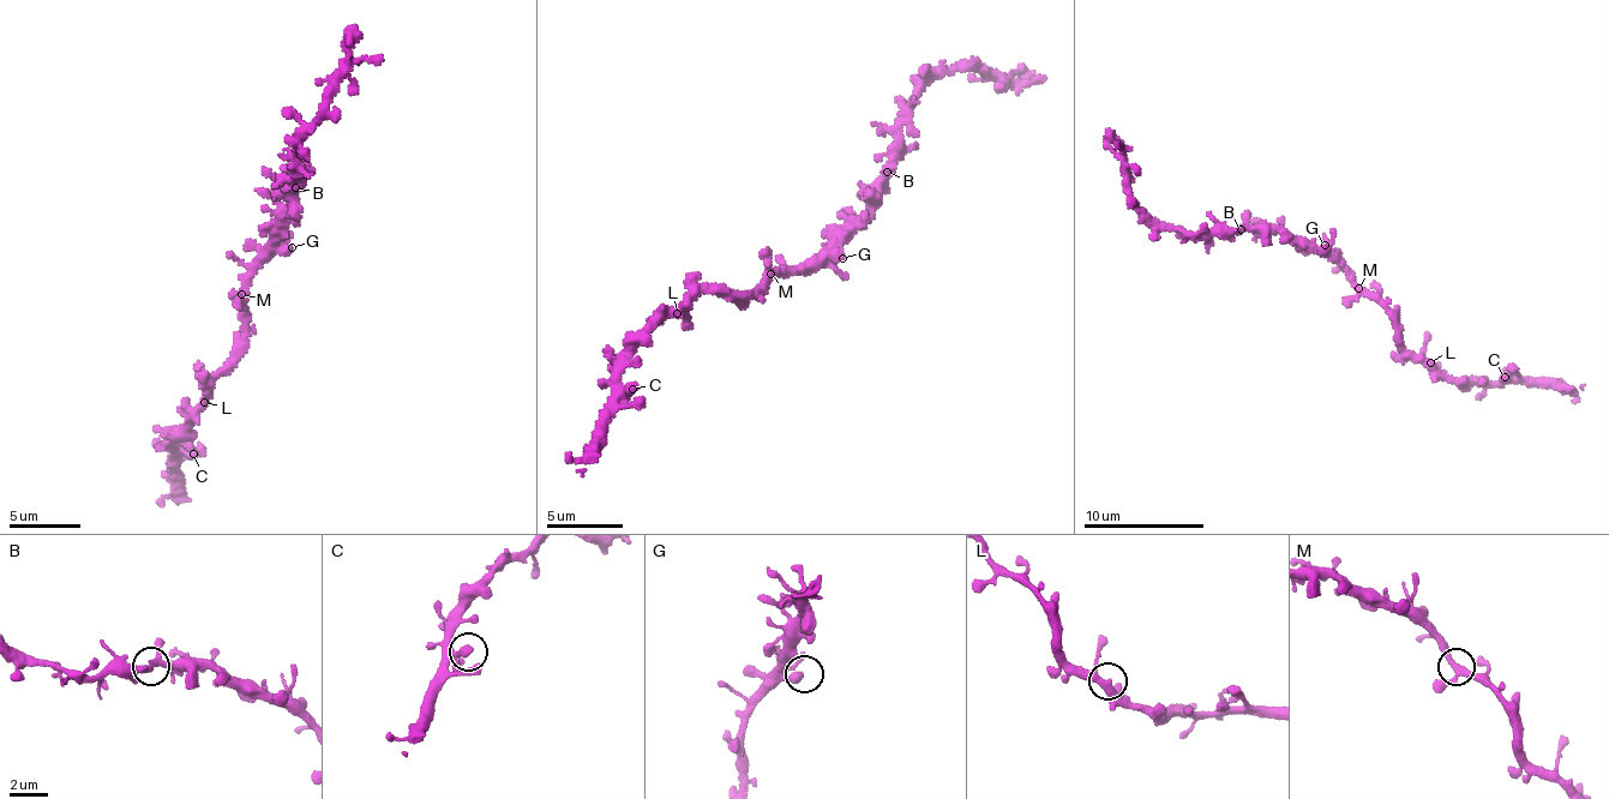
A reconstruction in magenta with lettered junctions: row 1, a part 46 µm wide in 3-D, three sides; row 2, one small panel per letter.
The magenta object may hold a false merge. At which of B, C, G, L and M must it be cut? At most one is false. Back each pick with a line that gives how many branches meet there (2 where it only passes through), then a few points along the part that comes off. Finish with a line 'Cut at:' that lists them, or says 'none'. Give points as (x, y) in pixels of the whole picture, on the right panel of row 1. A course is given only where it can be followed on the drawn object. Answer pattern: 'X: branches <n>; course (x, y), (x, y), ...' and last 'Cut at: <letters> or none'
Cut at: none

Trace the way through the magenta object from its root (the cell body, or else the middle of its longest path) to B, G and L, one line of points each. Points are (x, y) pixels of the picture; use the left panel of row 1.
B: (259, 260), (289, 203), (283, 194), (294, 188)
G: (259, 260), (292, 247)
L: (259, 260), (245, 290), (248, 319), (240, 347), (218, 371), (204, 402)

